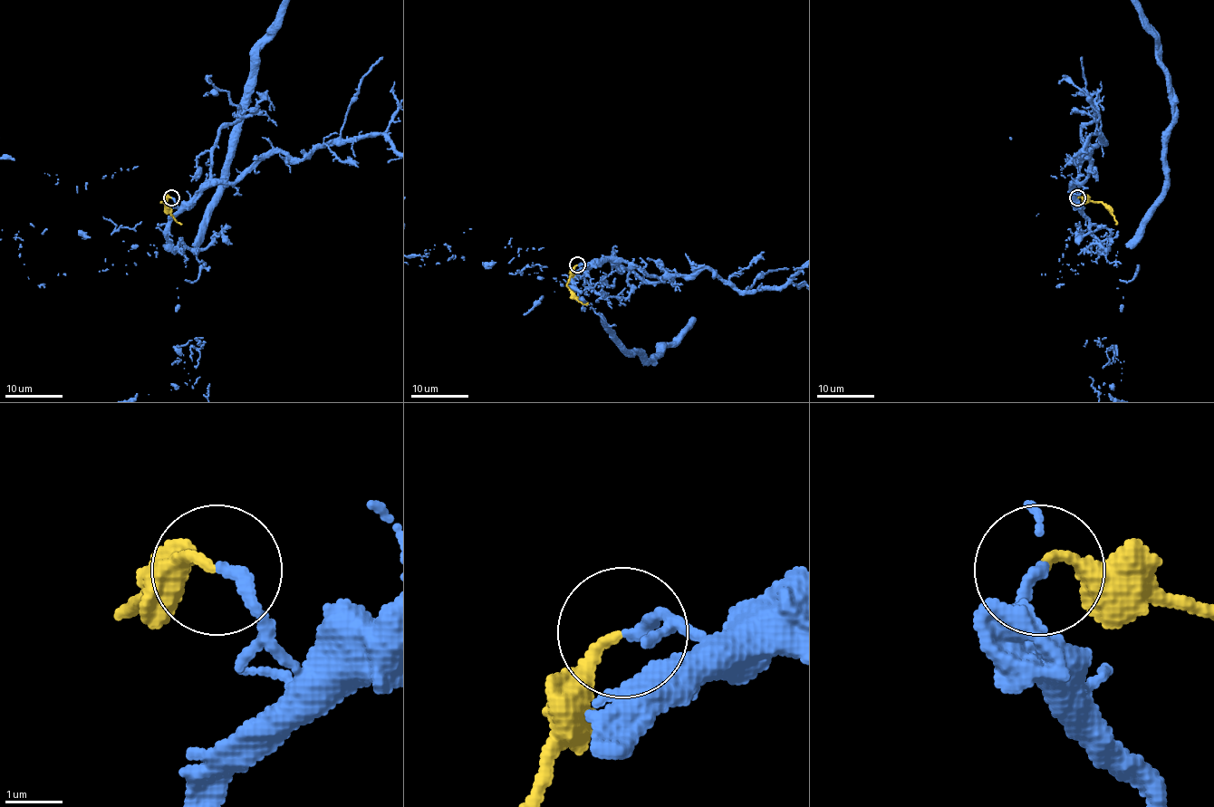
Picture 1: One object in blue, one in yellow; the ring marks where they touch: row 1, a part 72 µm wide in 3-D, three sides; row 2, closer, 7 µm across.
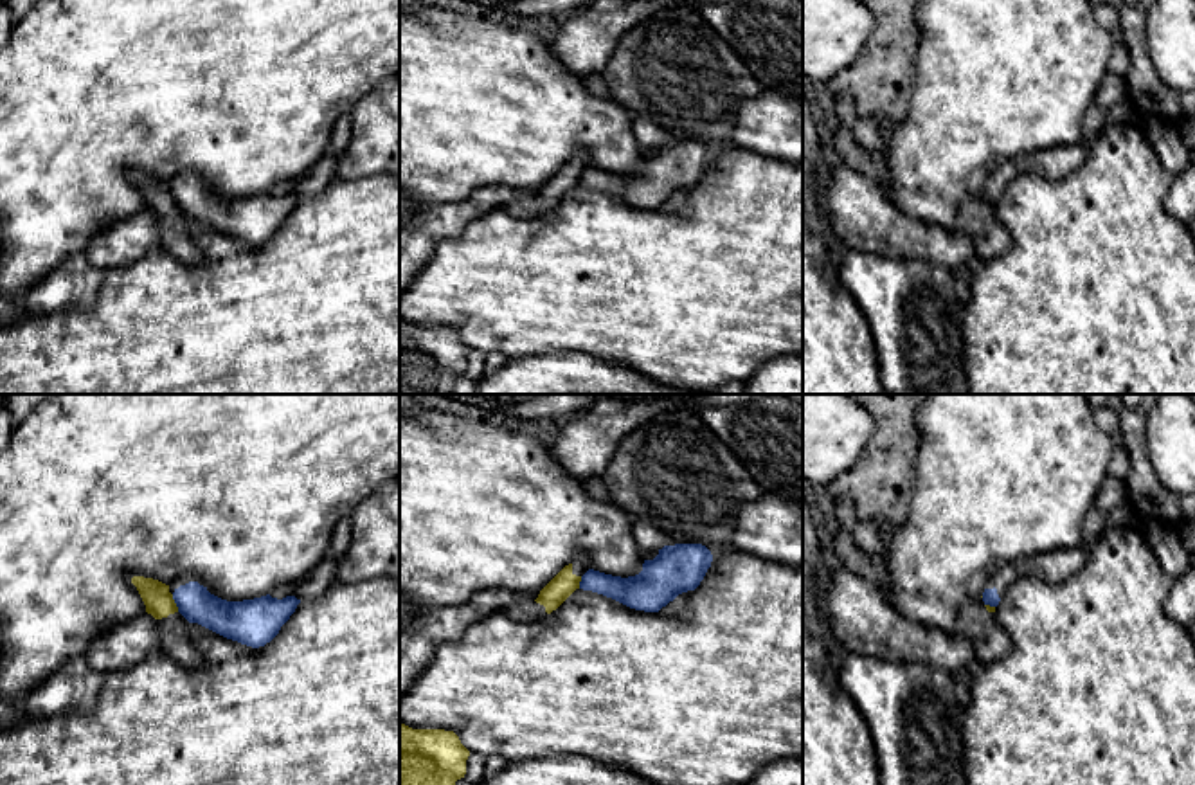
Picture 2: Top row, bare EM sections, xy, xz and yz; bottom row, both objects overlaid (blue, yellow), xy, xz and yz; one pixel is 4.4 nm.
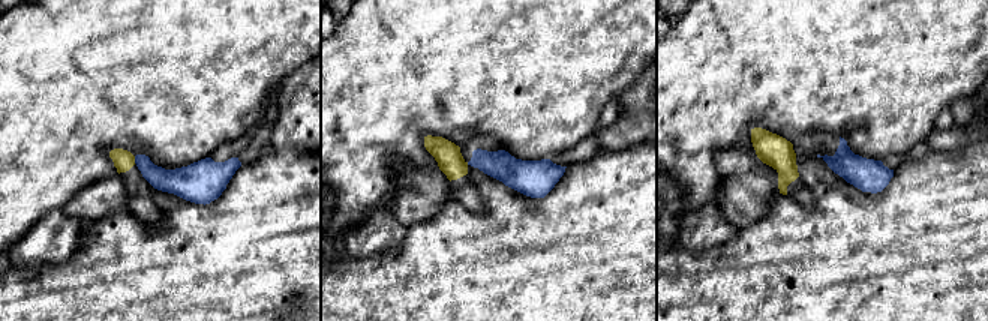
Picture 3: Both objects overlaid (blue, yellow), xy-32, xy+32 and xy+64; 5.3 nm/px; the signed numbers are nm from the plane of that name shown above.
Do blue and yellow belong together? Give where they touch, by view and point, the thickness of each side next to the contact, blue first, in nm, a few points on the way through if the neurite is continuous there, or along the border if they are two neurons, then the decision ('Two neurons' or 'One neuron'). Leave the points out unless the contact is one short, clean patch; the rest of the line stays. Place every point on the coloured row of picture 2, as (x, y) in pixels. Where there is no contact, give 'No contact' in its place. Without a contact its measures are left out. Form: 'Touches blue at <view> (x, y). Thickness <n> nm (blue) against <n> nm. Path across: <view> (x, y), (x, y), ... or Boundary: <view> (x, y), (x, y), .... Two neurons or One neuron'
Touches blue at xy (175, 602). Thickness 160 nm (blue) against 130 nm. Boundary: xy (171, 595), (179, 611). Two neurons

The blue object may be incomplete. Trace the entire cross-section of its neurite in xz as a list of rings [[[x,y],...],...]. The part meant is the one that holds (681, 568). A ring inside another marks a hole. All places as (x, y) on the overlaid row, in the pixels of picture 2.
[[[675,544],[644,560],[642,571],[621,578],[589,569],[580,589],[612,598],[630,609],[659,612],[678,594],[695,591],[711,567],[713,555],[702,544]]]

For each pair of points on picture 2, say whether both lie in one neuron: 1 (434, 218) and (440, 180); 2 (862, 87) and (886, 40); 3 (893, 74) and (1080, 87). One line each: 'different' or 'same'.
1: different
2: same
3: different

